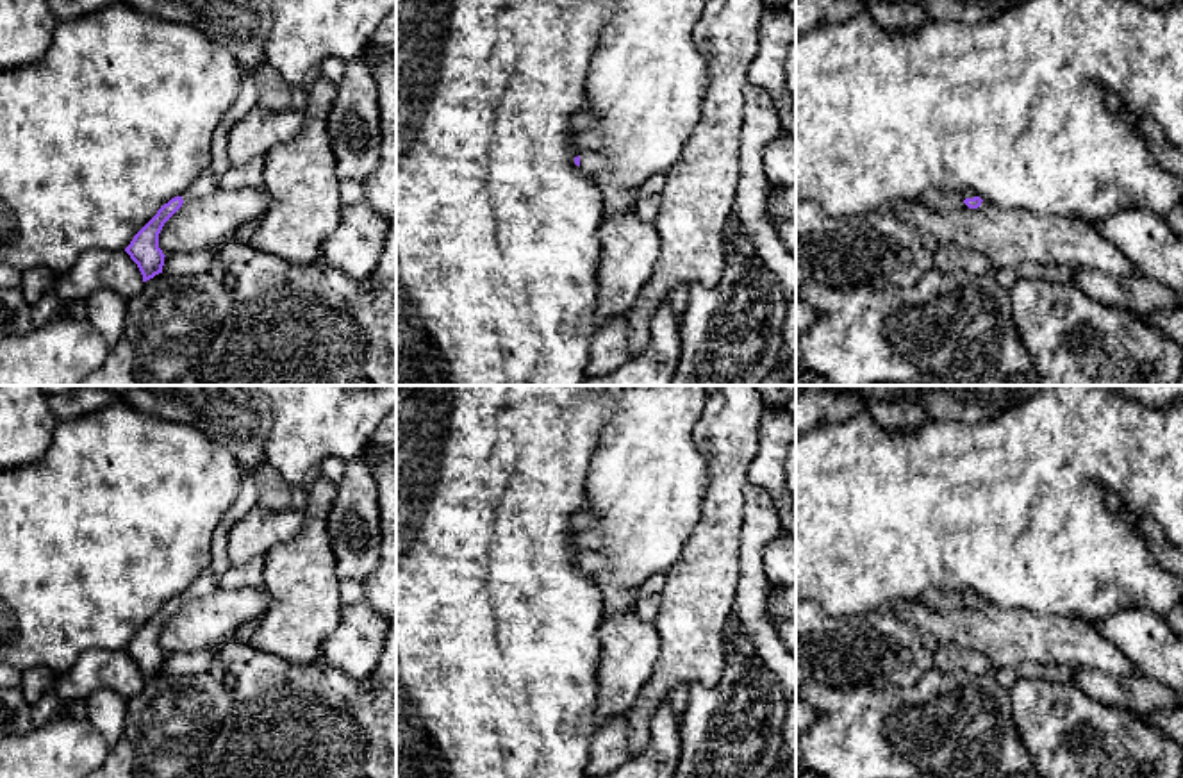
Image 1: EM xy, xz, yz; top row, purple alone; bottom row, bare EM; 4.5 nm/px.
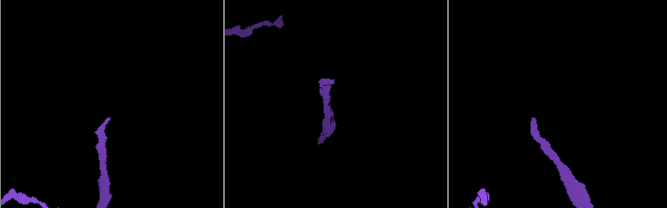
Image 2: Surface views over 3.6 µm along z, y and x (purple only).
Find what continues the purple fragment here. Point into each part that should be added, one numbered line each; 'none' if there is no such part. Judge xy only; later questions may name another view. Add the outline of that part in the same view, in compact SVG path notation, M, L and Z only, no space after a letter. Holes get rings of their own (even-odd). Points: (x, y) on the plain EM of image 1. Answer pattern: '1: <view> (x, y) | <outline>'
1: xy (206, 584) | M209 567L198 580L182 594L182 600L194 600L211 594L218 587L218 582Z

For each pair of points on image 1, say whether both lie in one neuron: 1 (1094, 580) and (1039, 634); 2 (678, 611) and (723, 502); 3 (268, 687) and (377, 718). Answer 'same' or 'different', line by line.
1: different
2: same
3: same

